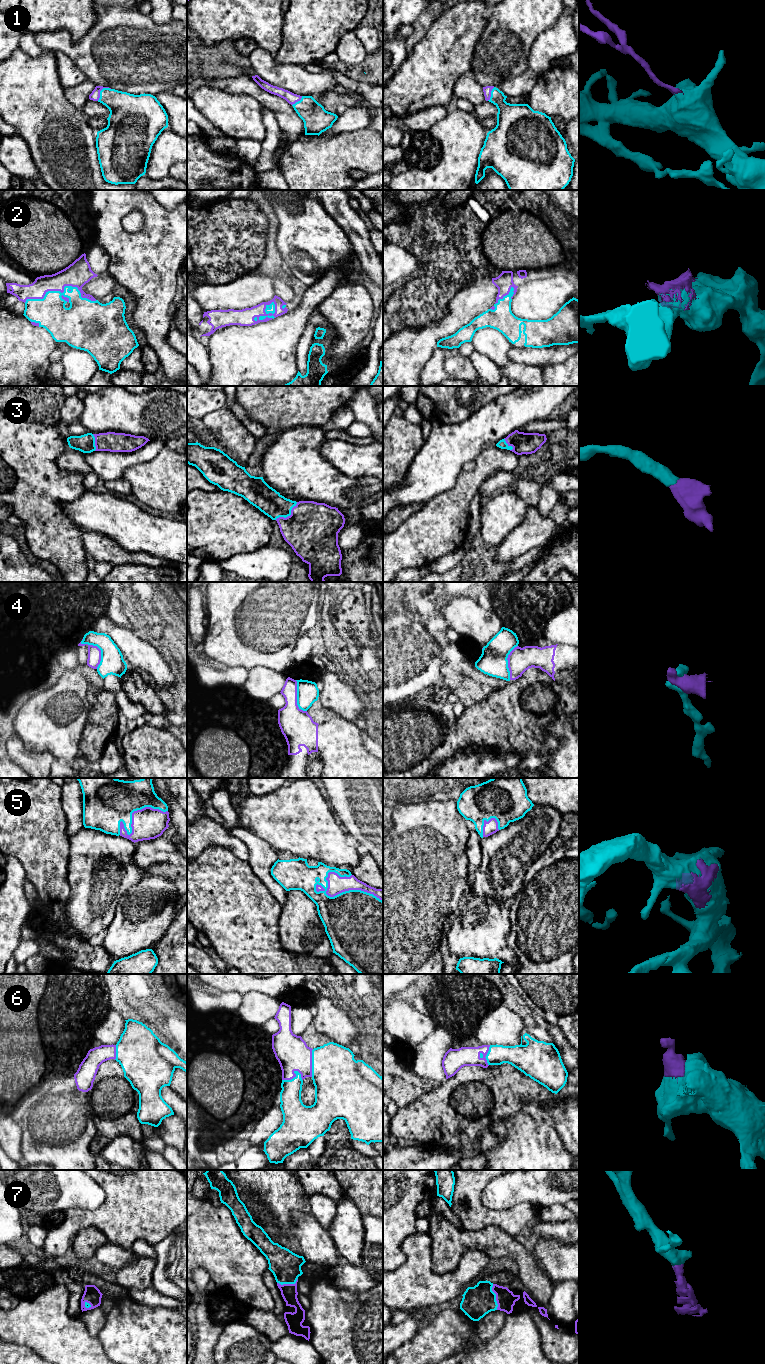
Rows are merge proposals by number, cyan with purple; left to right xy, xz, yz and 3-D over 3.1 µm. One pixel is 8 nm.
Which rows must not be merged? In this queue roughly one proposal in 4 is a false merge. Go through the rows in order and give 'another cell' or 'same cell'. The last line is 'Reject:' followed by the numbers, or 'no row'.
1: same cell
2: same cell
3: same cell
4: another cell
5: same cell
6: same cell
7: same cell
Reject: 4

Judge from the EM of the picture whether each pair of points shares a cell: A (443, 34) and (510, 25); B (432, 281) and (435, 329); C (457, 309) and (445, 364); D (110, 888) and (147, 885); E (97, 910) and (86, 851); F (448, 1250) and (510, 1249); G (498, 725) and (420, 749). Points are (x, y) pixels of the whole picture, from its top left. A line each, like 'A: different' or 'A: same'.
A: different
B: different
C: different
D: different
E: same
F: same
G: same

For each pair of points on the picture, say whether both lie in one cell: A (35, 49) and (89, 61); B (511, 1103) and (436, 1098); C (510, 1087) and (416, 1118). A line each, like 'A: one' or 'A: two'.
A: two
B: one
C: one

